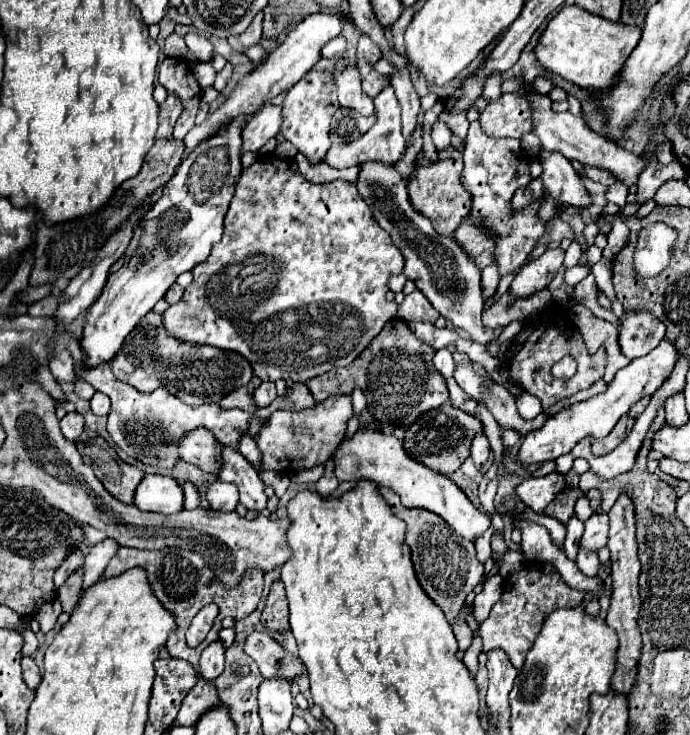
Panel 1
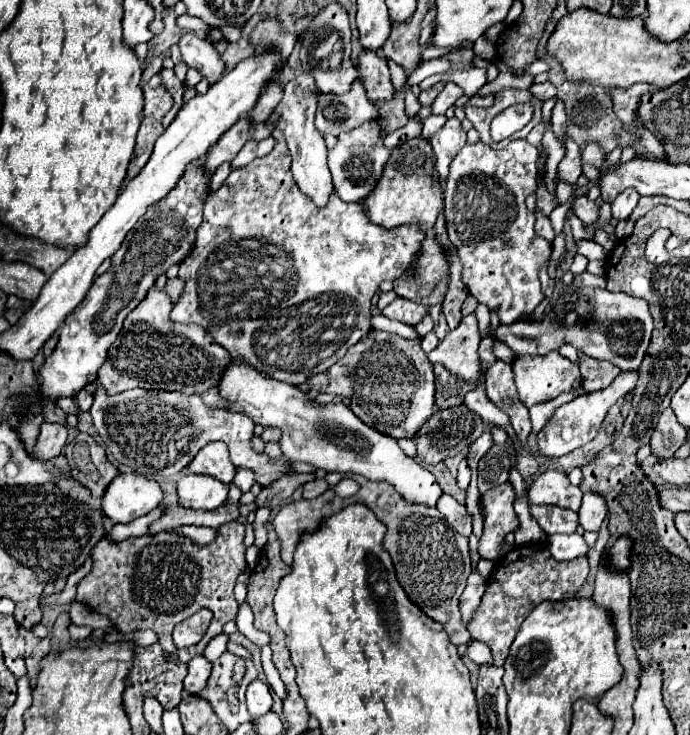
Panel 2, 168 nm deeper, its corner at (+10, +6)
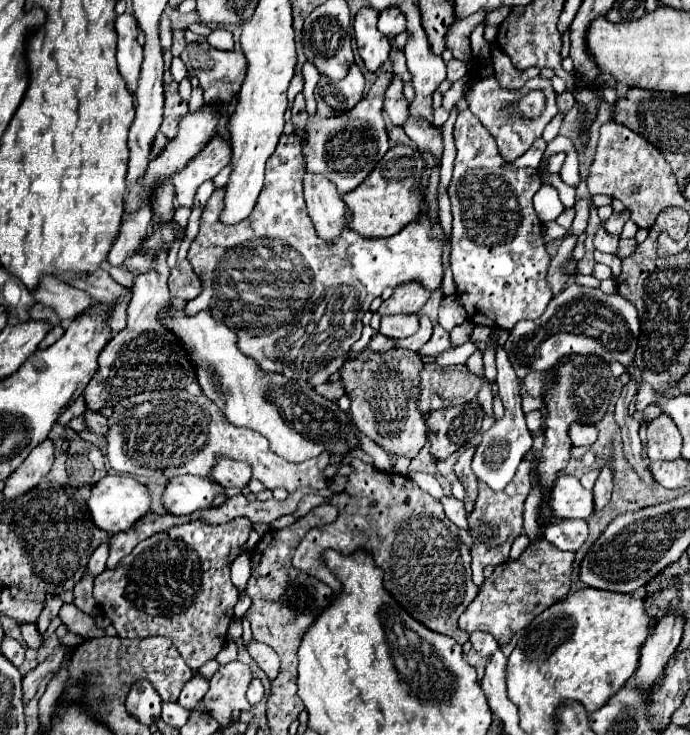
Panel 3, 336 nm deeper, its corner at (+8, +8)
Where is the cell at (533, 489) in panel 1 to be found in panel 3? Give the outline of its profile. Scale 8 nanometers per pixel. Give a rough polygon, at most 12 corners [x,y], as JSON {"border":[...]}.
{"border":[[559,475],[549,507],[557,519],[587,519],[593,493]]}

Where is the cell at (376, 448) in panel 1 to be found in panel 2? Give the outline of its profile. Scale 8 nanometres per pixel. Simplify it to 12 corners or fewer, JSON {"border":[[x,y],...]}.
{"border":[[231,363],[231,411],[279,427],[293,459],[385,481],[437,507],[441,487],[343,403]]}

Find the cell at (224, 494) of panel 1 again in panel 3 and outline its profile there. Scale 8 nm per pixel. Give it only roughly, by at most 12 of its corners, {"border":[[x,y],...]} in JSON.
{"border":[[211,477],[167,483],[161,503],[171,515],[207,509],[223,493]]}

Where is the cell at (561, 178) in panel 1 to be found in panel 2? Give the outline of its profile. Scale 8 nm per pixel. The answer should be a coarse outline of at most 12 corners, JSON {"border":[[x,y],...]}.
{"border":[[587,195],[571,199],[571,209],[585,225],[595,223],[599,207]]}

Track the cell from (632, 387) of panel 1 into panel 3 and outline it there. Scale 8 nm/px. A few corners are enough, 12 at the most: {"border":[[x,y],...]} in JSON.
{"border":[[575,425],[571,443],[591,447],[597,441],[597,427]]}

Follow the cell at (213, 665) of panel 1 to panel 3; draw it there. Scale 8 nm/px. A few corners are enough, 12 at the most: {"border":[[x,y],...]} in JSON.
{"border":[[195,675],[183,687],[177,703],[193,711],[209,689],[209,681]]}

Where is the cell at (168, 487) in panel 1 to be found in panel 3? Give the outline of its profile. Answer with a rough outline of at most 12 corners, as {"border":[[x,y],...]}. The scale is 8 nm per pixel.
{"border":[[129,475],[91,487],[91,521],[109,535],[149,511],[149,489]]}

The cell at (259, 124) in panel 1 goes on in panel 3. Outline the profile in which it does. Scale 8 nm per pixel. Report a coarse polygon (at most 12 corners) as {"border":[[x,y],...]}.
{"border":[[211,139],[173,175],[177,203],[191,207],[199,185],[229,163],[231,145]]}

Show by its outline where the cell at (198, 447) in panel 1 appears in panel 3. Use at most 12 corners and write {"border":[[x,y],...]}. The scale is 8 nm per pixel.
{"border":[[217,461],[211,477],[223,487],[247,487],[251,465]]}

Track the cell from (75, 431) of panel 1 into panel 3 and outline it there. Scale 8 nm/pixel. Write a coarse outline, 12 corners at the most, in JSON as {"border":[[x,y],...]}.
{"border":[[53,441],[37,445],[5,481],[3,503],[23,497],[49,473]]}

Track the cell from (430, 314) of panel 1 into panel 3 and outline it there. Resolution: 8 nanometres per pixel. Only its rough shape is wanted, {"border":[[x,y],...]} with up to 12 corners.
{"border":[[383,317],[379,333],[389,339],[411,337],[419,317]]}

